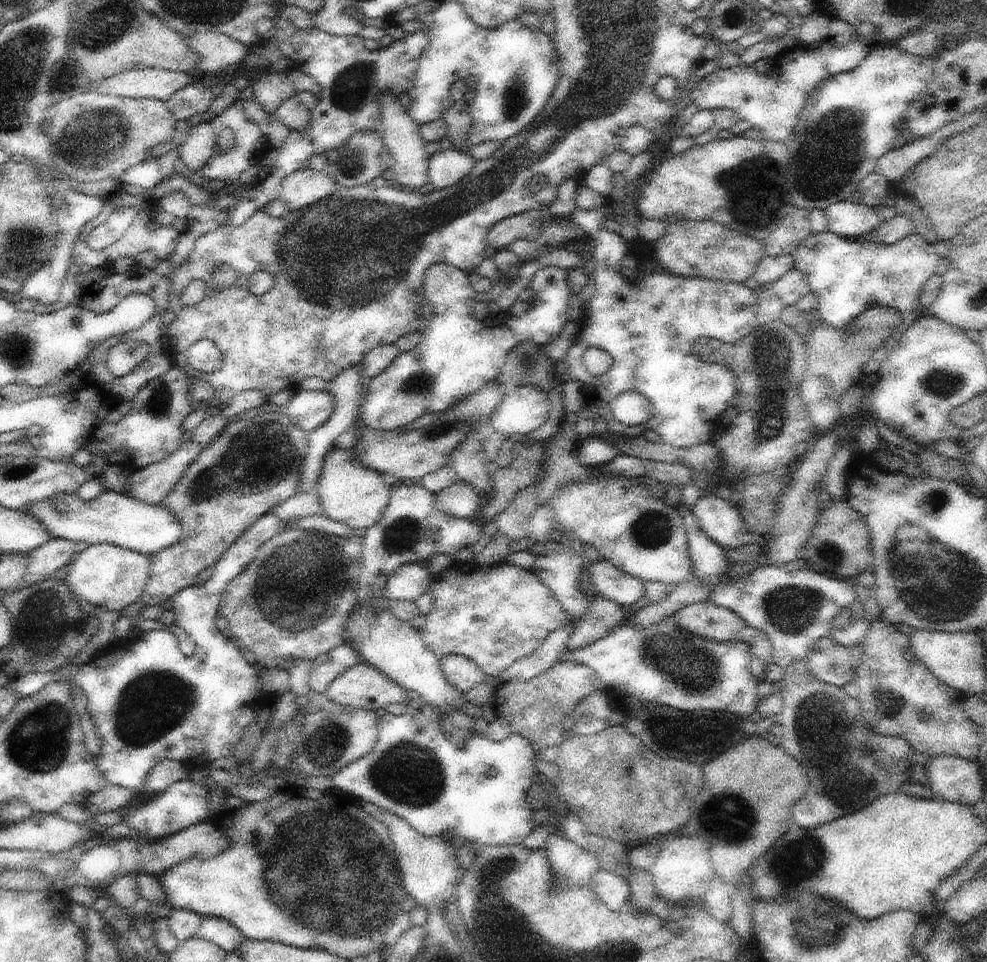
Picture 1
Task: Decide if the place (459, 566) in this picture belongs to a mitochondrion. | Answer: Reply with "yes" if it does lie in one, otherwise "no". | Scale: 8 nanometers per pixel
no

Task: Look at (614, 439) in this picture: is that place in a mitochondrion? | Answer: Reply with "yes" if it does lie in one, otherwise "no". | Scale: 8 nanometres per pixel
no

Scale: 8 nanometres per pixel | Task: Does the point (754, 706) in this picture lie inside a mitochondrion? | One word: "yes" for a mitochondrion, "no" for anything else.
no

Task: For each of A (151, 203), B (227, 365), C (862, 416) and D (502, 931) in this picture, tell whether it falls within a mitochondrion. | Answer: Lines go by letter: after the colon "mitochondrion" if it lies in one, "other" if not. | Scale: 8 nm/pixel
A: other
B: other
C: other
D: mitochondrion

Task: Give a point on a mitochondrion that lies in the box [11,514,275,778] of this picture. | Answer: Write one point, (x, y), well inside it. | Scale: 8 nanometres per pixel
(155, 703)

